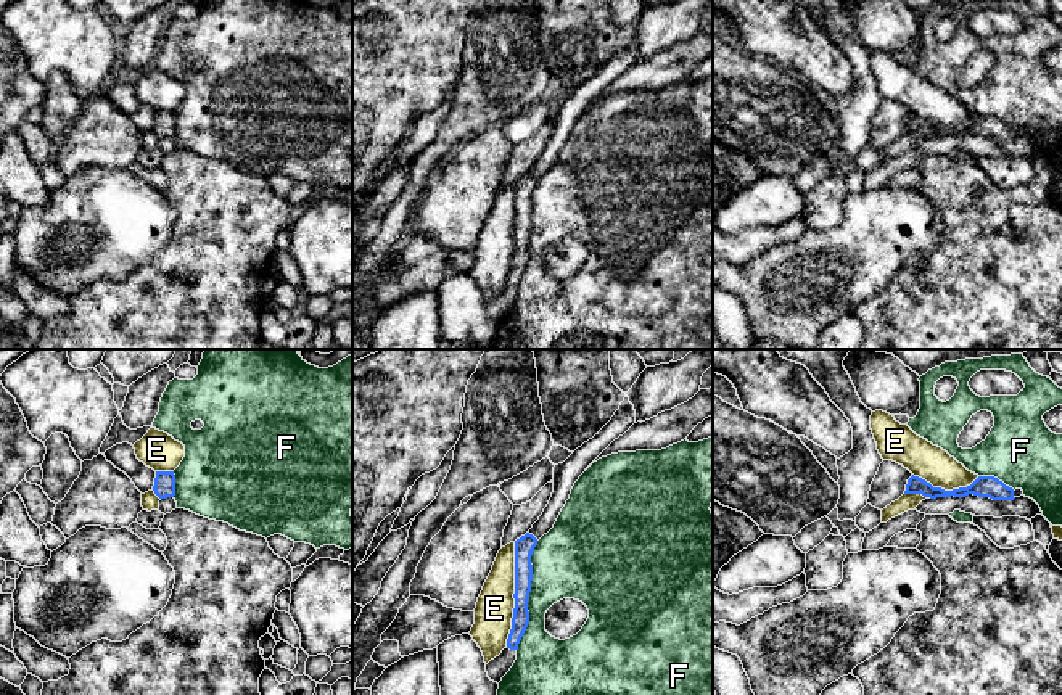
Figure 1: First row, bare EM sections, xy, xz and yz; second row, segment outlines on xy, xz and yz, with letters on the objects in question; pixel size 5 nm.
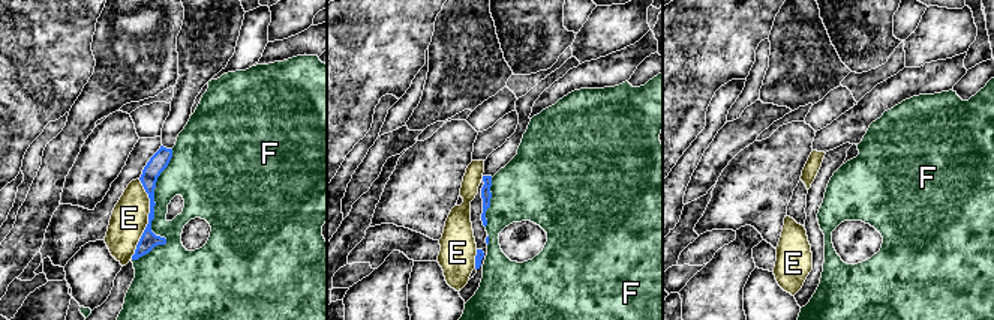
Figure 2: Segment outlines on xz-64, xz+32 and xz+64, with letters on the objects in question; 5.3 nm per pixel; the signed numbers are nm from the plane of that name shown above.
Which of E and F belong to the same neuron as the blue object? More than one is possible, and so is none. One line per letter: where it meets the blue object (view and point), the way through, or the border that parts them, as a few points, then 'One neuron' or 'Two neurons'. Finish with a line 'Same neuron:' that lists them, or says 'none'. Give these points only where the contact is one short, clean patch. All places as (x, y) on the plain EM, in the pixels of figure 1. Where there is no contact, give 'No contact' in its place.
E: Touches blue at xz (514, 234). Two neurons
F: Touches blue at xz (528, 235). Two neurons
Same neuron: none

